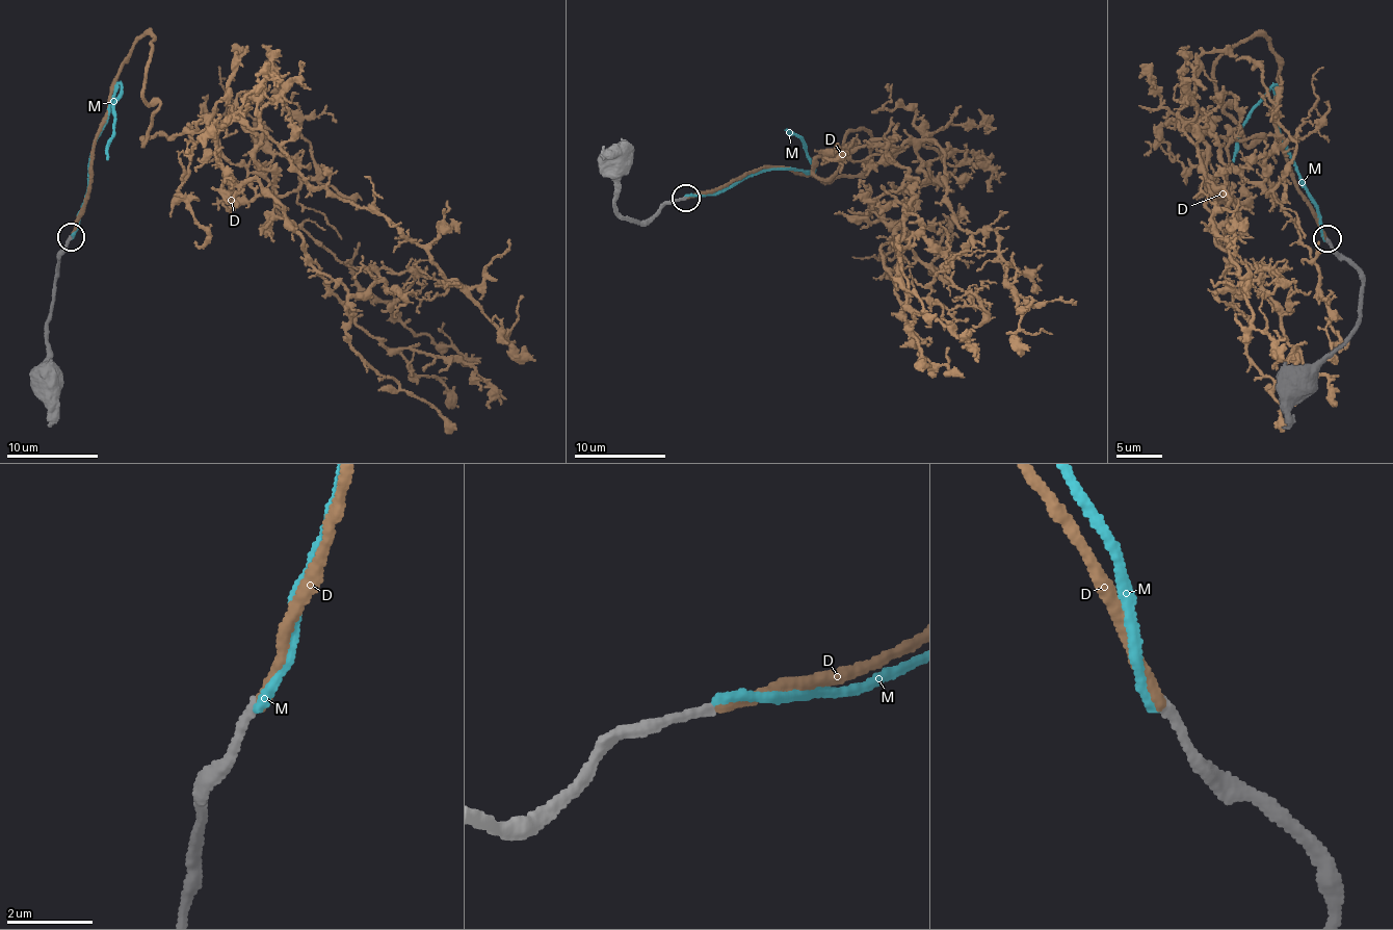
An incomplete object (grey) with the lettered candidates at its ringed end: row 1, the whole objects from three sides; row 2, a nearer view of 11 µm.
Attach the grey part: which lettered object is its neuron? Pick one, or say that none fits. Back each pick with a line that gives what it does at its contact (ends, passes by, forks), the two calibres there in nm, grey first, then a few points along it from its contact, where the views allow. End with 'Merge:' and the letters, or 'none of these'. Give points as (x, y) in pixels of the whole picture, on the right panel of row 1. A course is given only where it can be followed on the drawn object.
D: it ends | 240/240 nm | via (1326, 240), (1253, 36), (1214, 91), (1262, 138), (1200, 134), (1204, 204), (1294, 346), (1294, 405)
Merge: D

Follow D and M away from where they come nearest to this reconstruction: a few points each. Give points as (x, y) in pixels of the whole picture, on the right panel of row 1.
D: (1326, 240), (1253, 36), (1214, 91), (1262, 138), (1200, 134), (1204, 204), (1294, 346), (1294, 405)
M: (1326, 240), (1315, 199), (1306, 189), (1281, 135), (1272, 86), (1241, 128), (1232, 162)

